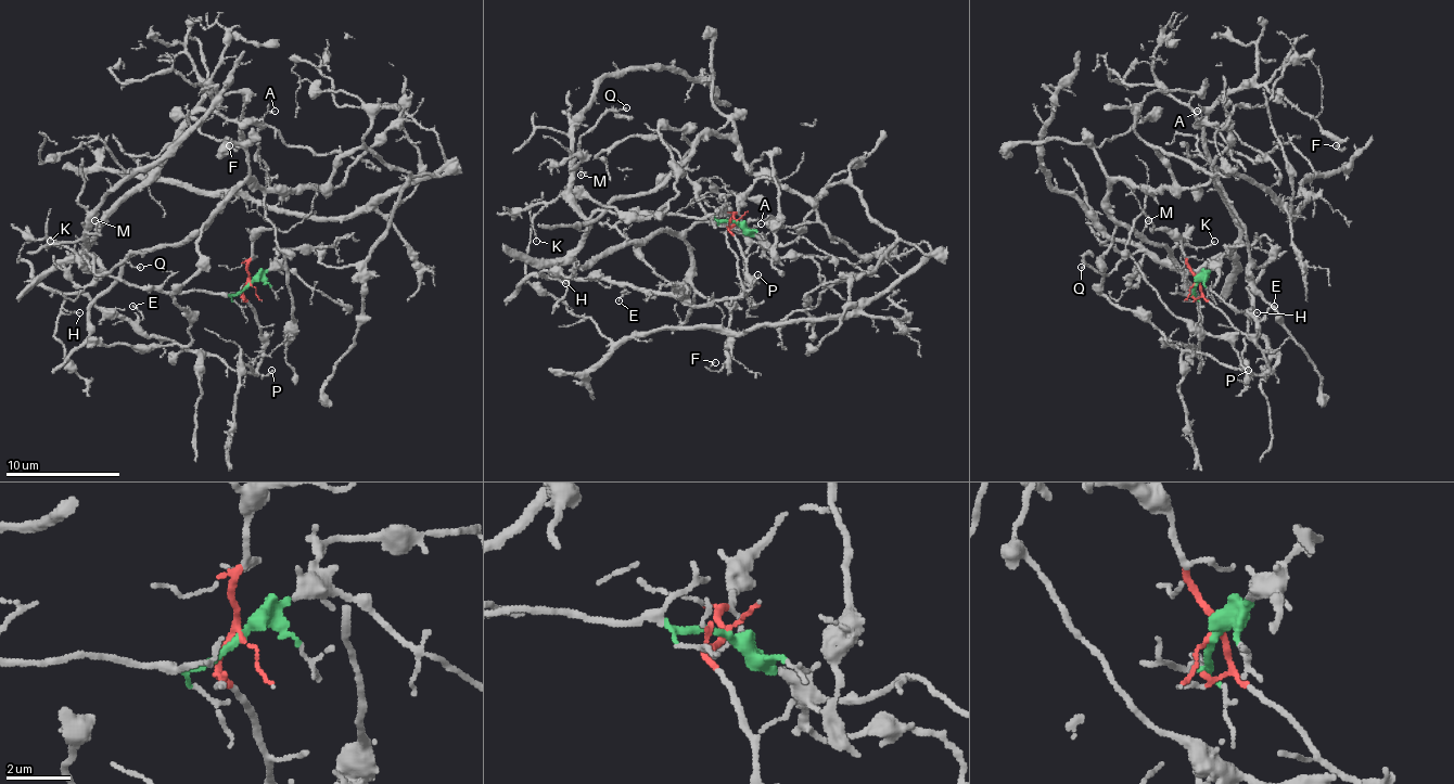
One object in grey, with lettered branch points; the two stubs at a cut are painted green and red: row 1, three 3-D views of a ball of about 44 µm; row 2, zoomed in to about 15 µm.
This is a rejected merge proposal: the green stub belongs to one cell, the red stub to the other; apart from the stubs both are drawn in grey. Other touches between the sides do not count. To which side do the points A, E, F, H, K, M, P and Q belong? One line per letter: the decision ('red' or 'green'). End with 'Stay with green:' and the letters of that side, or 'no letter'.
A: green
E: red
F: green
H: red
K: green
M: green
P: red
Q: green
Stay with green: A, F, K, M, Q

